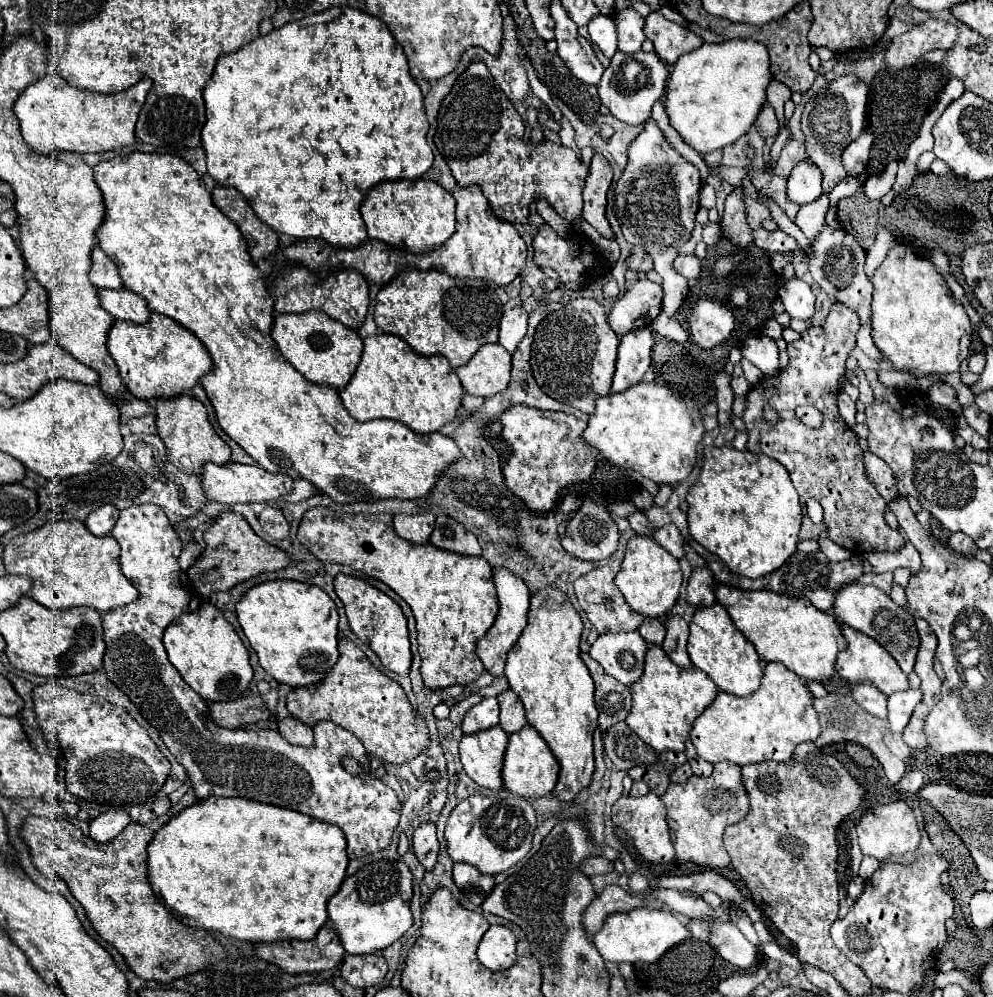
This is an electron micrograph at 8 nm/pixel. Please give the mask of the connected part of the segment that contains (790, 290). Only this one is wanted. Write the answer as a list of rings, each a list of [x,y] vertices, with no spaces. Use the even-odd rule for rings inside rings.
[[[781,280],[781,288],[779,288],[779,296],[785,304],[785,312],[791,318],[799,318],[799,320],[811,320],[815,316],[815,294],[811,292],[811,288],[799,280]]]

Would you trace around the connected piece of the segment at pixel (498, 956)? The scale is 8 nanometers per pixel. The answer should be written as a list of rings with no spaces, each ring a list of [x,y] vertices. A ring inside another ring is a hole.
[[[491,926],[481,938],[481,944],[477,948],[477,958],[491,972],[507,970],[517,960],[515,942],[517,940],[509,928]]]

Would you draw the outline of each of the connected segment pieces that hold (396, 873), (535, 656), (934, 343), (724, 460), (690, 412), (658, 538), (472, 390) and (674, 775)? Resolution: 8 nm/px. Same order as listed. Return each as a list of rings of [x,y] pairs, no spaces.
[[[375,862],[345,878],[341,890],[327,902],[327,914],[333,930],[339,934],[347,954],[373,954],[399,940],[413,924],[409,902],[413,896],[411,872],[403,862]]]
[[[551,588],[551,590],[537,590],[535,594],[531,594],[531,606],[529,606],[529,616],[527,616],[527,626],[525,626],[525,630],[521,632],[519,640],[515,642],[515,646],[509,650],[509,654],[507,654],[507,666],[505,666],[505,676],[507,676],[507,680],[509,680],[509,686],[511,686],[511,690],[521,698],[521,702],[523,702],[523,706],[525,706],[527,722],[545,738],[545,742],[549,744],[549,748],[553,750],[553,754],[557,756],[557,760],[559,760],[559,764],[561,764],[559,782],[557,782],[553,794],[555,794],[559,800],[565,800],[565,802],[571,802],[571,800],[579,794],[579,790],[587,788],[589,782],[591,782],[591,774],[593,774],[593,730],[597,728],[597,708],[595,708],[595,702],[593,702],[593,690],[595,690],[595,688],[593,688],[593,680],[591,680],[591,676],[589,676],[587,666],[585,666],[583,660],[579,658],[581,632],[583,632],[581,616],[577,614],[577,610],[575,610],[573,604],[569,602],[569,598],[567,598],[567,602],[565,602],[565,594],[563,594],[561,590],[555,590],[555,588]]]
[[[897,244],[875,270],[871,282],[875,286],[871,334],[883,358],[887,358],[895,370],[909,372],[915,378],[959,372],[961,362],[971,354],[973,328],[963,304],[951,294],[945,278],[935,272],[933,264],[919,258],[913,248]]]
[[[735,448],[705,450],[703,472],[699,480],[689,488],[687,502],[689,502],[687,512],[689,534],[703,548],[717,554],[735,574],[747,578],[763,578],[779,570],[779,566],[783,566],[783,562],[787,562],[787,558],[791,558],[791,554],[797,552],[801,530],[799,496],[787,470],[769,456],[759,456],[749,450],[739,452]]]
[[[639,382],[625,392],[599,398],[583,438],[615,466],[633,468],[663,486],[679,484],[691,474],[703,434],[703,414],[697,404],[673,396],[669,388],[656,382]]]
[[[667,524],[659,530],[653,532],[653,540],[657,544],[661,544],[669,554],[673,554],[675,558],[681,558],[685,552],[683,552],[683,536],[681,532],[677,530],[675,524]]]
[[[483,344],[477,354],[455,372],[467,394],[483,398],[495,396],[509,384],[511,354],[503,350],[501,344]]]
[[[681,764],[681,766],[677,766],[677,768],[669,774],[669,778],[671,778],[671,782],[685,782],[691,774],[693,774],[693,772],[691,772],[691,766],[689,766],[689,764]]]

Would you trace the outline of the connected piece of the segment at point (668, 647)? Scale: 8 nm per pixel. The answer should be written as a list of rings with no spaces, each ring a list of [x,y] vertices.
[[[673,616],[665,622],[665,628],[667,628],[667,636],[661,644],[661,648],[665,650],[665,654],[677,664],[677,666],[683,666],[683,668],[691,668],[691,660],[689,660],[689,654],[685,650],[685,644],[687,644],[687,638],[689,638],[689,626],[687,622],[681,618],[681,616]]]

